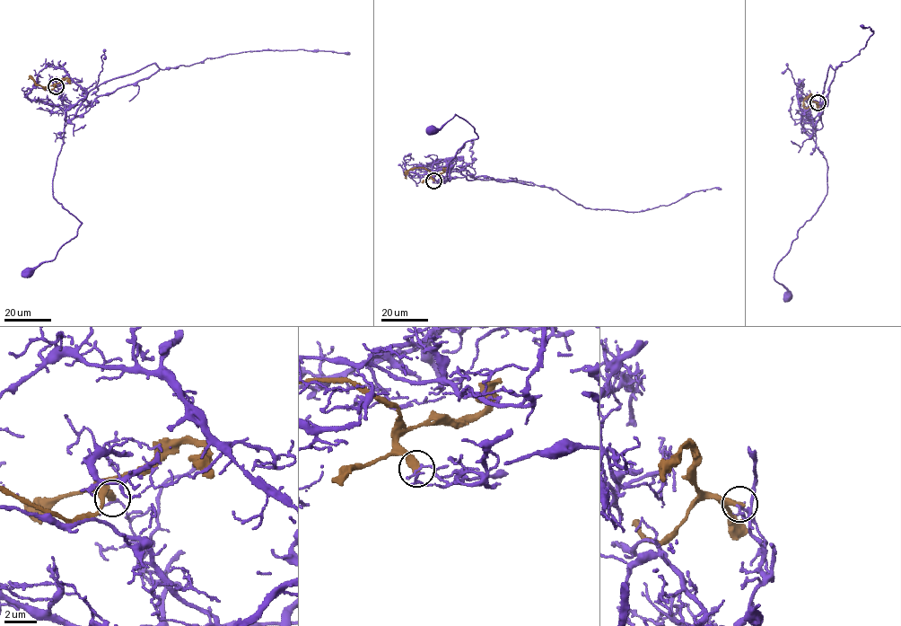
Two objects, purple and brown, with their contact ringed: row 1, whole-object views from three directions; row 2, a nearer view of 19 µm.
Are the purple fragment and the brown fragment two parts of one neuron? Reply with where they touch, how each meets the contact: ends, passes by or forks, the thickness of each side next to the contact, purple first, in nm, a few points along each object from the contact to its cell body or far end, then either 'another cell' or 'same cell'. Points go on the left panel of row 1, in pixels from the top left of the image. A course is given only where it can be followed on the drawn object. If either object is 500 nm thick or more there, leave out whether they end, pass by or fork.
at (56, 86); purple passes by; brown ends there; 100 nm thick on the purple side, 460 nm on the other; purple runs (56, 87), (66, 109), (73, 106), (65, 111), (53, 198), (82, 224), (52, 260), (26, 271); brown runs (56, 86), (45, 89), (30, 75), (28, 79); another cell

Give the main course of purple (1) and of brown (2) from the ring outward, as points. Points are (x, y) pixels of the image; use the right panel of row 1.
1: (817, 103), (819, 119), (800, 124), (826, 162), (827, 189), (777, 263), (774, 278), (787, 295)
2: (817, 102), (813, 101), (804, 108), (803, 101), (810, 96), (810, 100)

